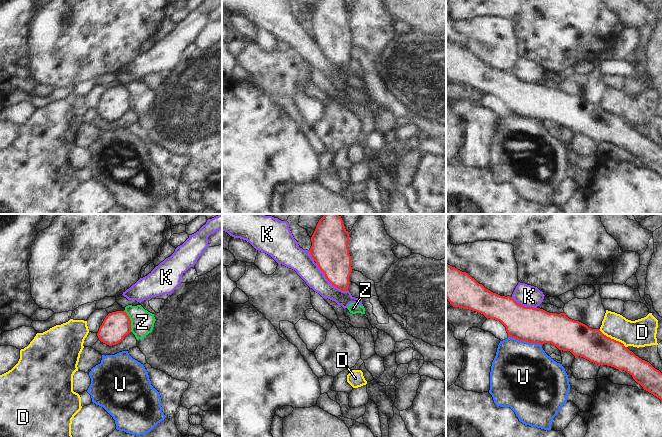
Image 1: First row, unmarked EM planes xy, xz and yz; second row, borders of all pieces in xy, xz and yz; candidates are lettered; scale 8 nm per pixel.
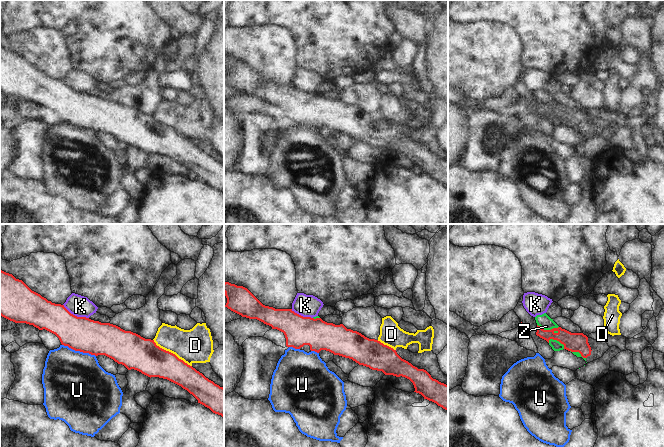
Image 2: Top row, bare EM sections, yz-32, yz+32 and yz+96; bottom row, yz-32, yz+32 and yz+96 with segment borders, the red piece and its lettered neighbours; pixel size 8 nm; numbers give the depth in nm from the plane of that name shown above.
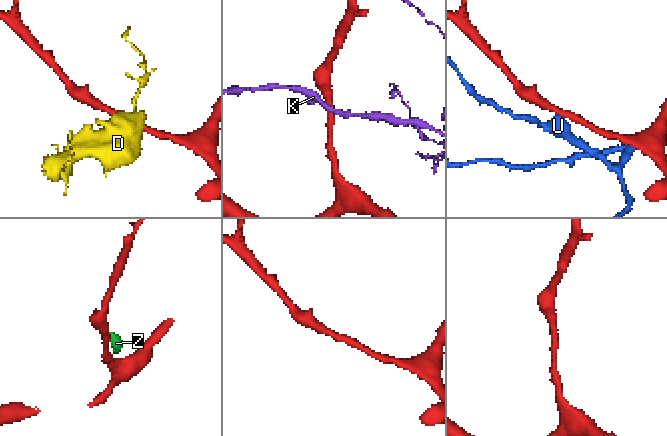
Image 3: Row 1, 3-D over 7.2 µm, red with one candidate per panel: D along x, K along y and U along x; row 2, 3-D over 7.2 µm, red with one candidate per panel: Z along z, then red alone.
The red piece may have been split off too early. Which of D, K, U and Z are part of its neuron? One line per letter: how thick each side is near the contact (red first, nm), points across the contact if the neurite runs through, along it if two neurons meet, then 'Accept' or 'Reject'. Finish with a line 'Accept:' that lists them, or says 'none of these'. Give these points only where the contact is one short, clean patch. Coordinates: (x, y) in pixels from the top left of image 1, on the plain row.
D: Thickness 260 nm (red) against 220 nm. Reject
K: Thickness 300 nm (red) against 170 nm. Reject
U: Thickness 280 nm (red) against 480 nm. Boundary: yz (508, 112), (523, 117), (536, 118), (541, 121). Reject
Z: Thickness 220 nm (red) against 190 nm. Reject
Accept: none of these.

